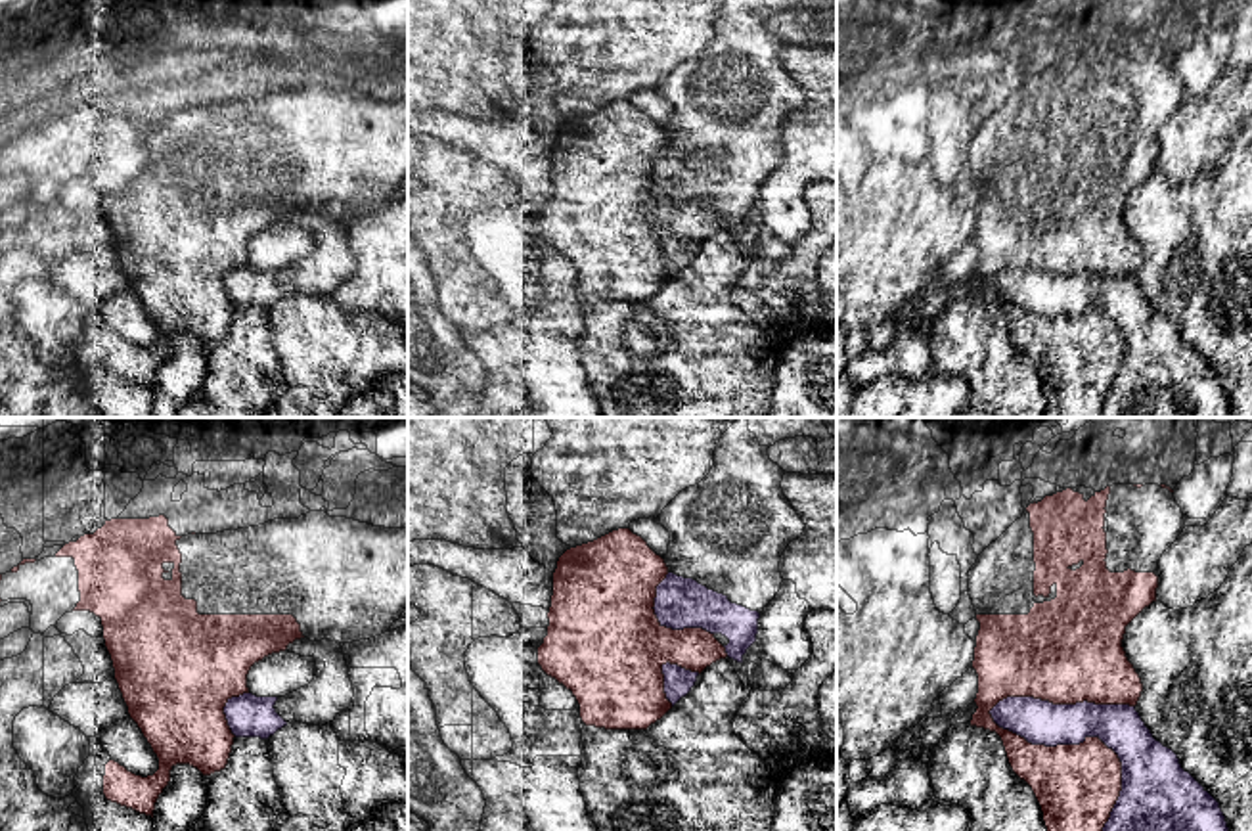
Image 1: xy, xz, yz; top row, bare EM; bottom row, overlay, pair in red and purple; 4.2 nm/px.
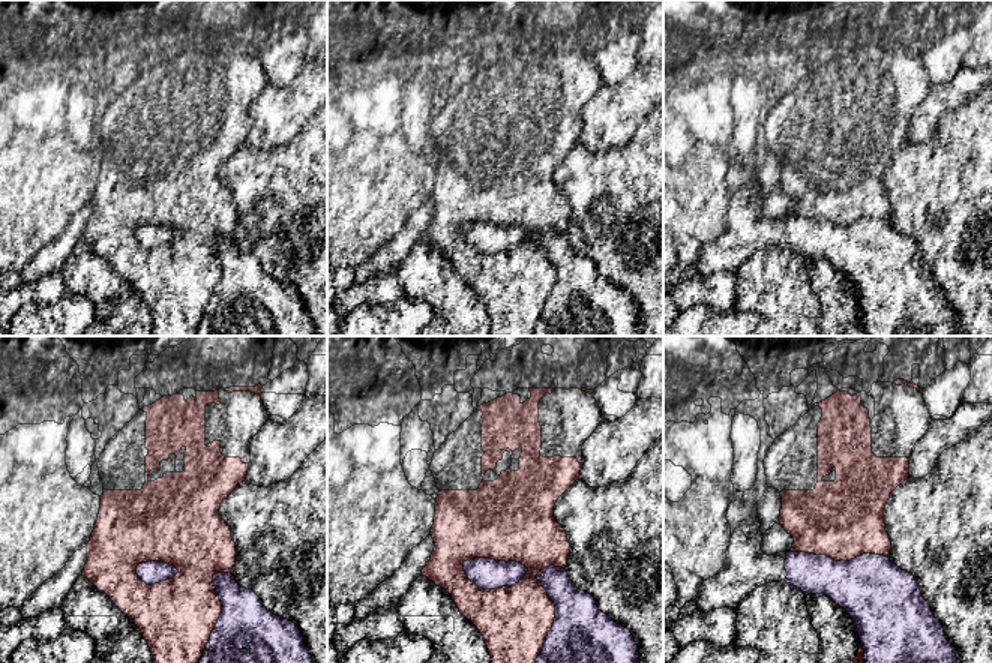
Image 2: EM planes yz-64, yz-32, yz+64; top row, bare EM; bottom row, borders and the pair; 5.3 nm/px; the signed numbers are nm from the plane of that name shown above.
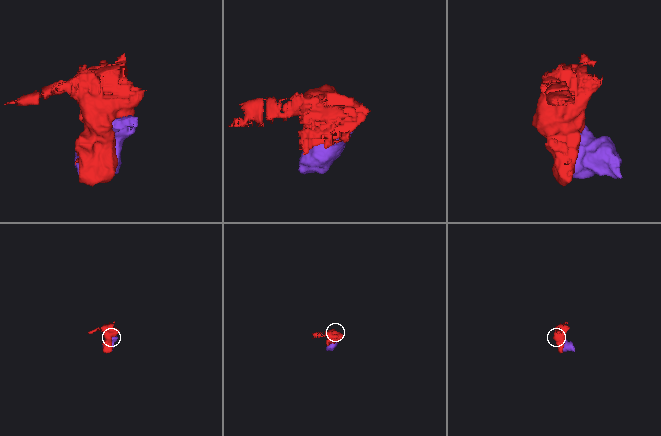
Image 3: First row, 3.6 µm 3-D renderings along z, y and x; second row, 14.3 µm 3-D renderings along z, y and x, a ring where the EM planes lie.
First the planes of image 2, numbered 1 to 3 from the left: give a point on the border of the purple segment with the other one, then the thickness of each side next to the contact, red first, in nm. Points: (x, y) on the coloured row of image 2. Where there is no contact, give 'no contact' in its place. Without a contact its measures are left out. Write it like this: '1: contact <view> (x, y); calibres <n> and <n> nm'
1: contact yz-64 (158, 560); calibres 480 and 130 nm
2: contact yz-32 (496, 560); calibres 440 and 160 nm
3: contact yz+64 (838, 560); calibres 420 and 360 nm

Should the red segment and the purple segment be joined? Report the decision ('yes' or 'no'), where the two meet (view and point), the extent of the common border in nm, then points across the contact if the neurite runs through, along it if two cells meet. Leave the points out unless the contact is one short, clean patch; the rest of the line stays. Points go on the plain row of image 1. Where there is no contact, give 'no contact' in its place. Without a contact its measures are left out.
no; meets red in yz at (1090, 309); contact 750 nm long

